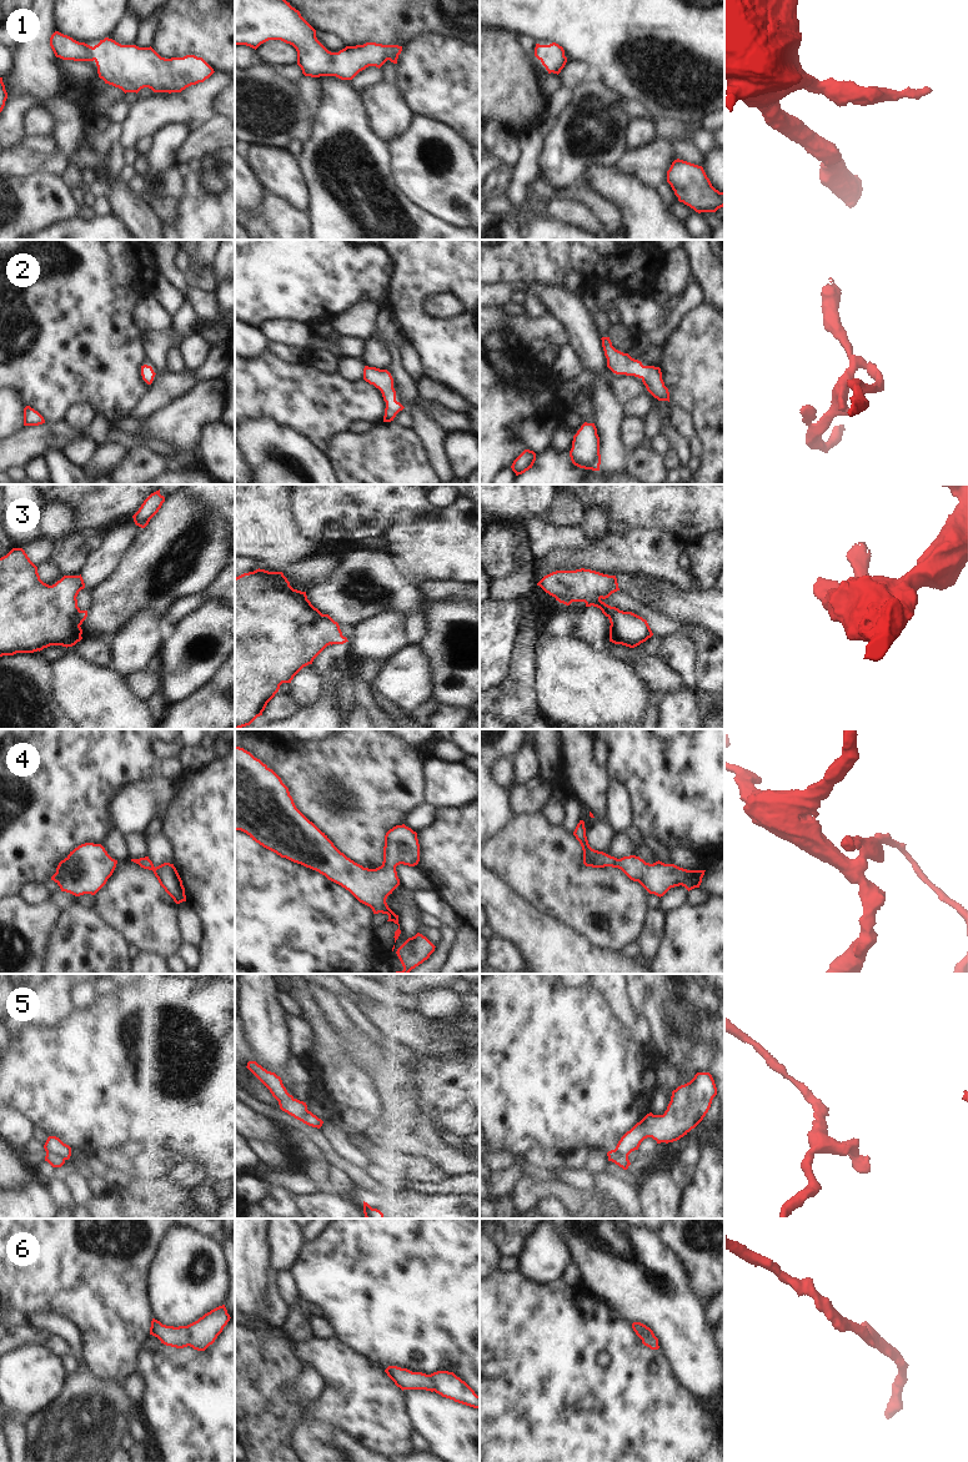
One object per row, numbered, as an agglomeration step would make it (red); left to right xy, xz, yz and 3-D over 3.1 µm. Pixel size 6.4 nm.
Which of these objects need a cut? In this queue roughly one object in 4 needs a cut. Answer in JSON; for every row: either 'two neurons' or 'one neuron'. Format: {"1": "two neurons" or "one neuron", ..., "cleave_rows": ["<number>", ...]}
{"1": "one neuron", "2": "one neuron", "3": "one neuron", "4": "one neuron", "5": "two neurons", "6": "one neuron", "cleave_rows": ["5"]}

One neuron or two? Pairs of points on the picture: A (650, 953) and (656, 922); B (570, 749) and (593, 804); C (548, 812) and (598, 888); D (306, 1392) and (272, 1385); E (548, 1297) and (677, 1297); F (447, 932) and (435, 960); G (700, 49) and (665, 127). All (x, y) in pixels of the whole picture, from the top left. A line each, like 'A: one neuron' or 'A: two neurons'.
A: one neuron
B: one neuron
C: two neurons
D: two neurons
E: two neurons
F: one neuron
G: two neurons

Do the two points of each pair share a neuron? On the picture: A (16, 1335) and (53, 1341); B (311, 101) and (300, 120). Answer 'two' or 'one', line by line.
A: one
B: two

